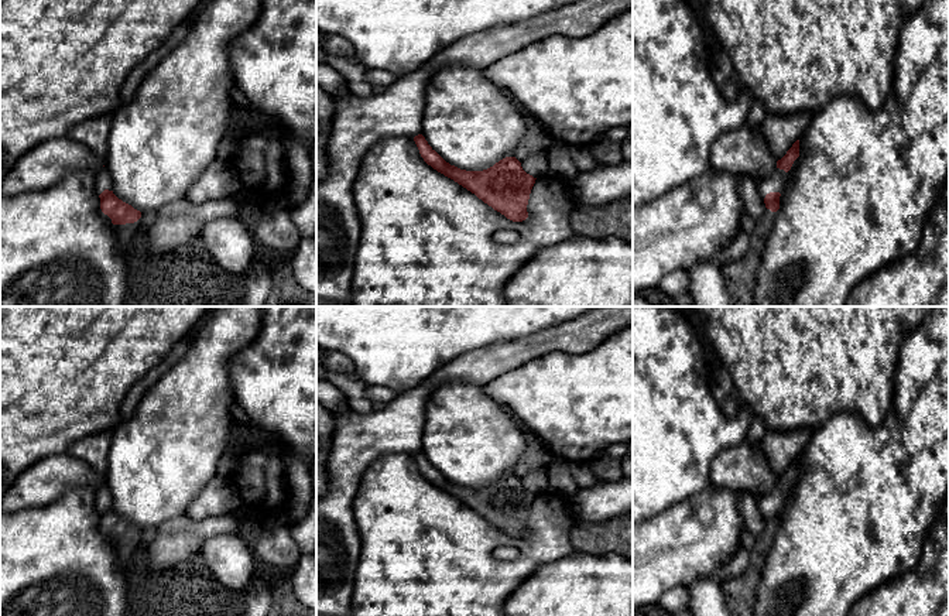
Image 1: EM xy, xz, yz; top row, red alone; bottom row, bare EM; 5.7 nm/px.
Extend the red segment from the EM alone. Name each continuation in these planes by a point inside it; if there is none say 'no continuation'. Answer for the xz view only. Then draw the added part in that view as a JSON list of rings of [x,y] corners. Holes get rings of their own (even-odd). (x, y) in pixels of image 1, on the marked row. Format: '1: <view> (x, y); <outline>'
no continuation

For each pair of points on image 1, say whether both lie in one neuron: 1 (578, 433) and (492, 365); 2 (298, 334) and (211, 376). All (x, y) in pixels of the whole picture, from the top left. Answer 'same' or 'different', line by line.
1: different
2: different

